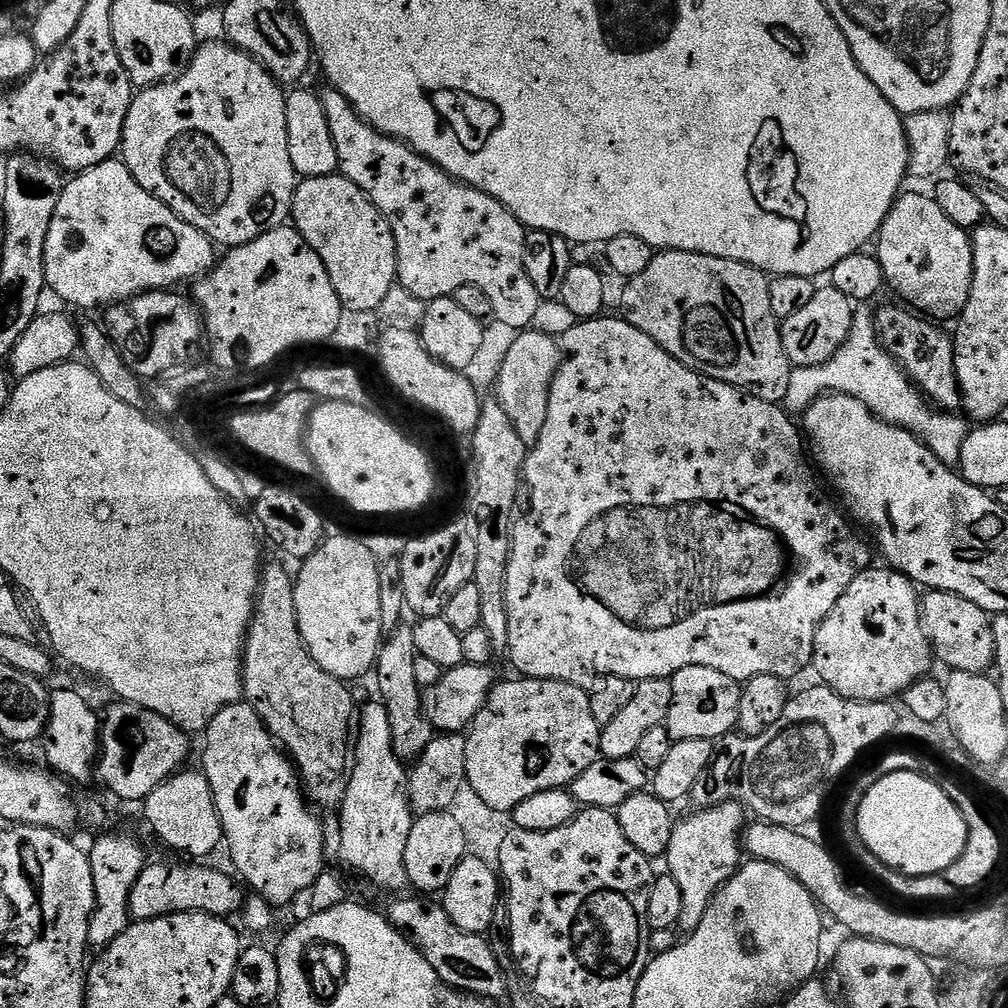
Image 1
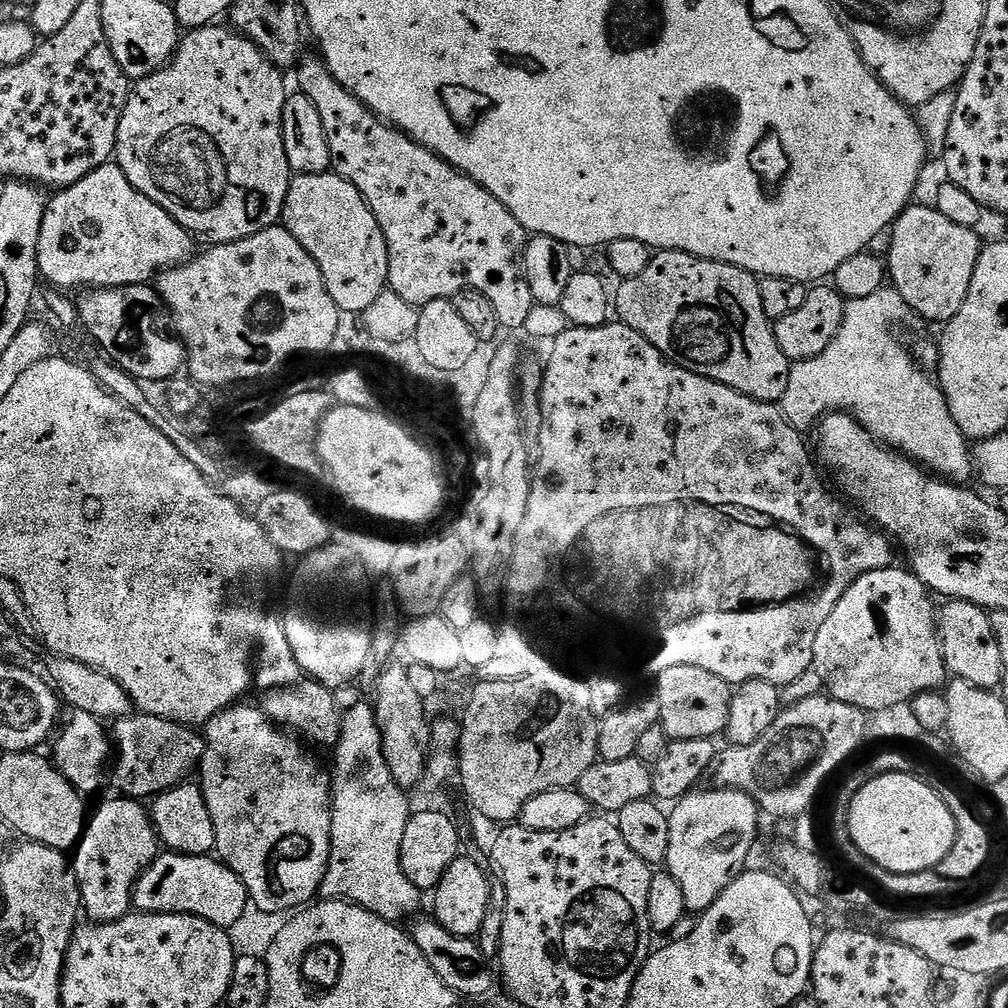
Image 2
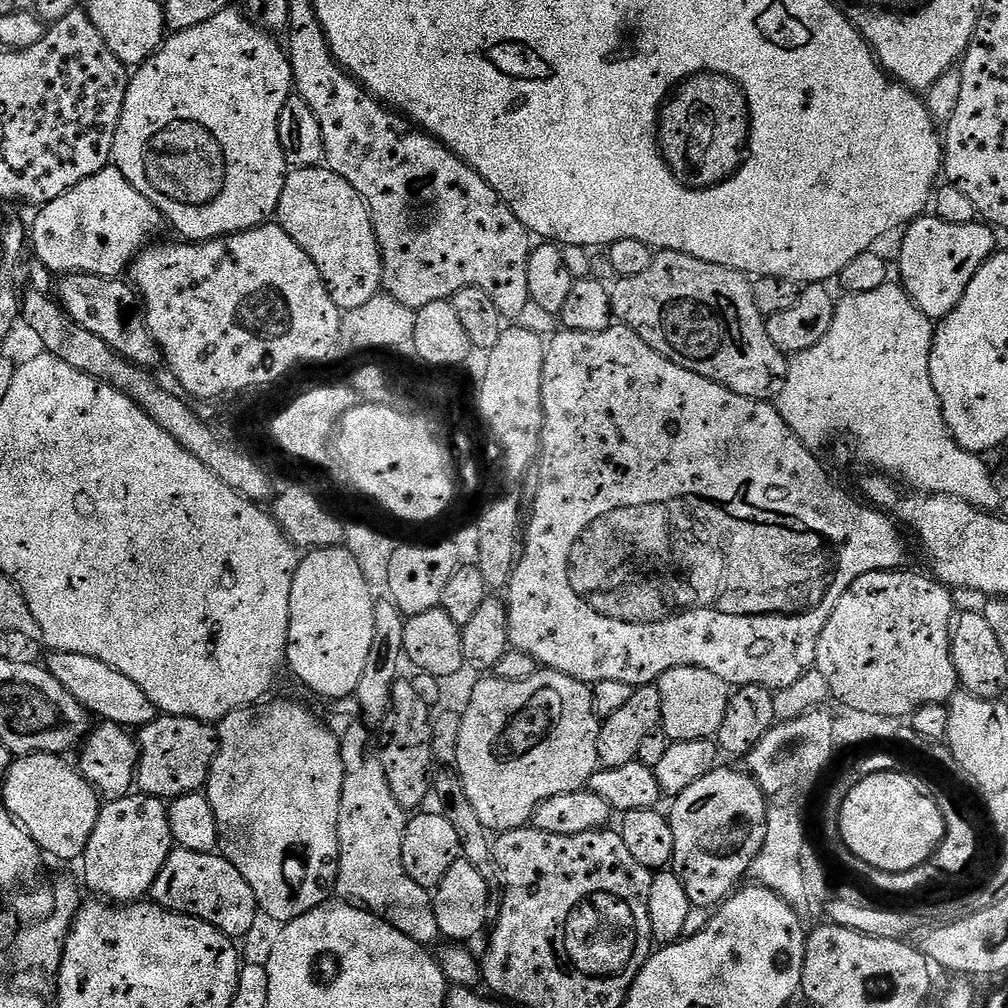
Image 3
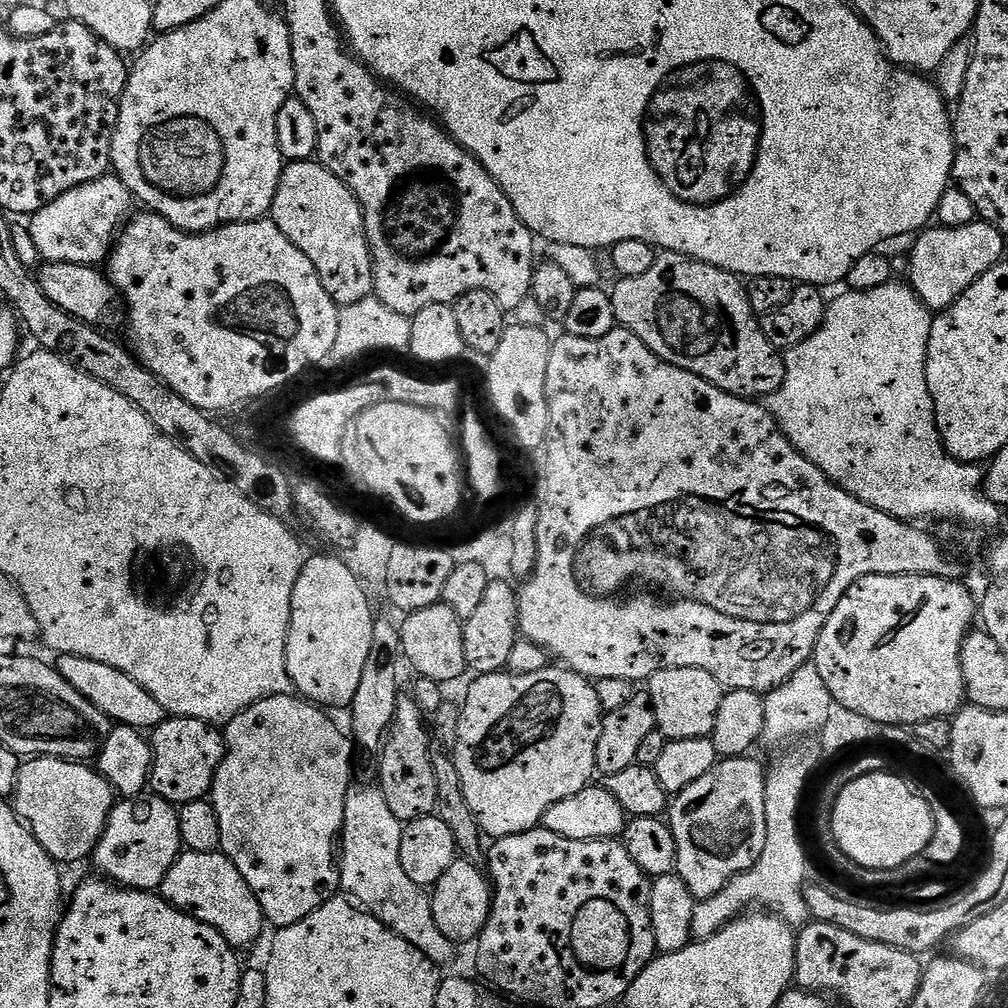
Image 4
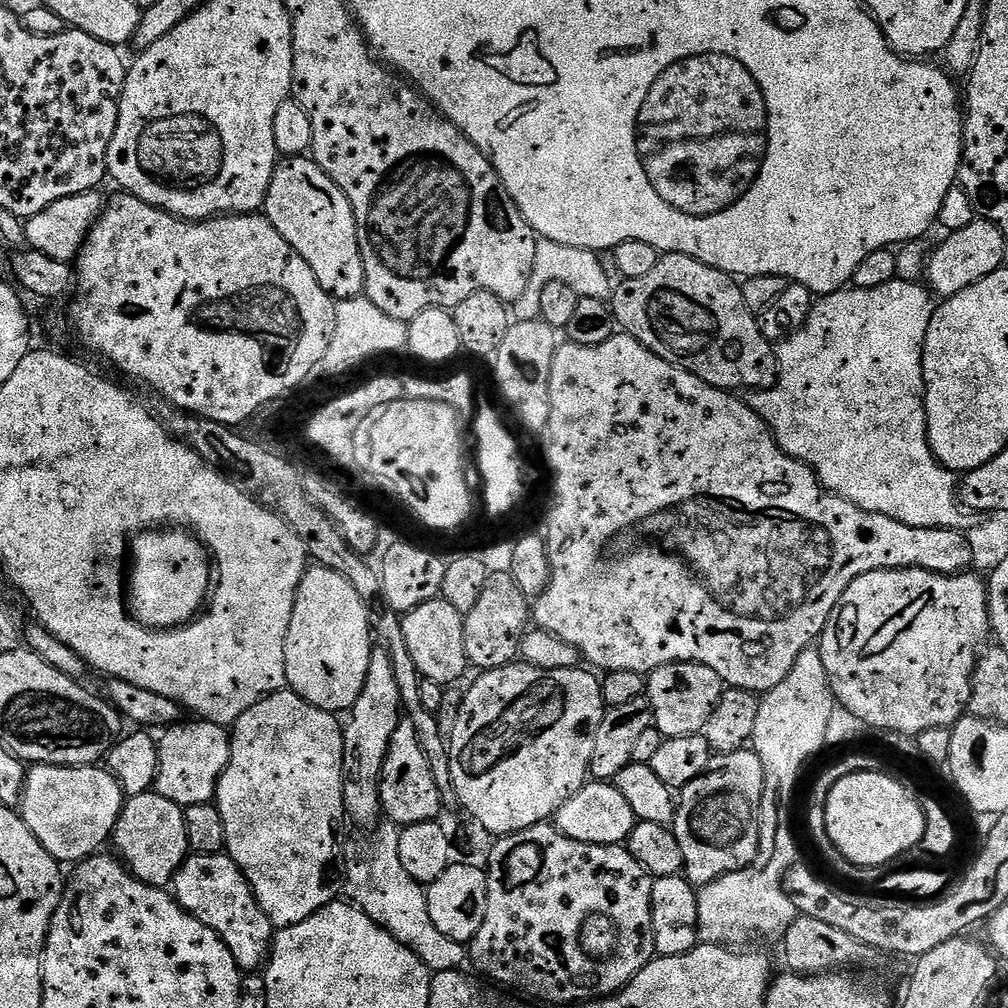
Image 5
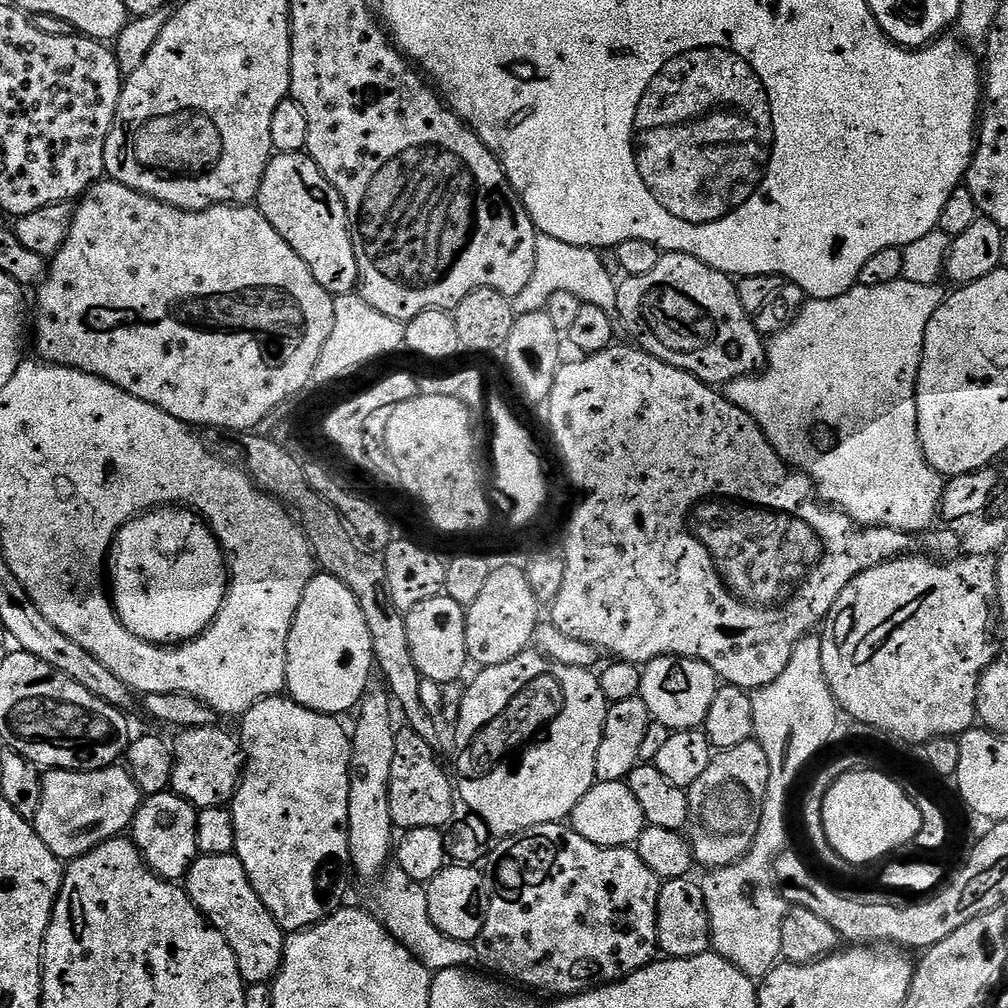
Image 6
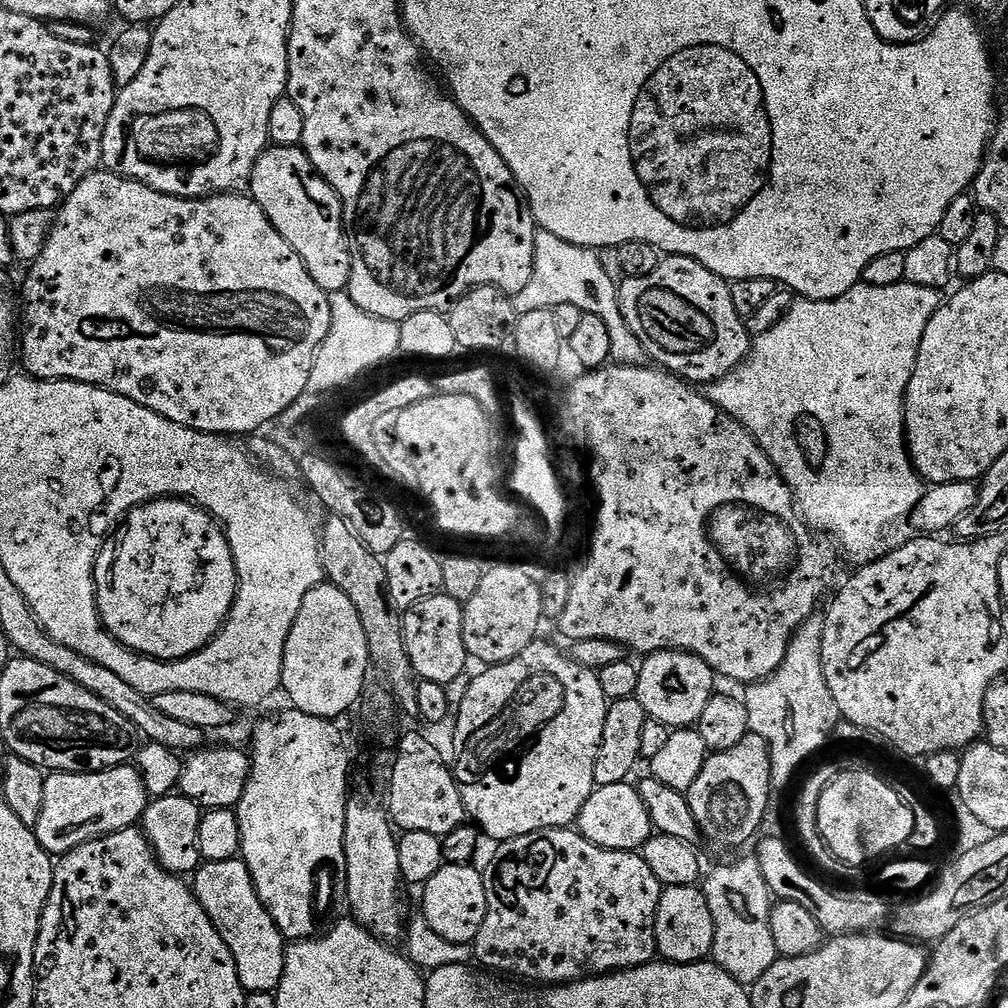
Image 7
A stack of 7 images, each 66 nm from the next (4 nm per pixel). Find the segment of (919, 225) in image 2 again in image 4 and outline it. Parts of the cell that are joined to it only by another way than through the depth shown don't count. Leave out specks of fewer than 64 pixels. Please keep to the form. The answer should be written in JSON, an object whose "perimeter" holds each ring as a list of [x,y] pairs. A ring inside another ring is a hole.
{"perimeter":[[[979,218],[970,226],[929,227],[921,231],[915,240],[912,257],[908,260],[907,279],[920,301],[930,310],[948,308],[971,284],[982,278],[986,270],[990,270],[1005,259],[1005,236],[993,224],[986,224]]]}

